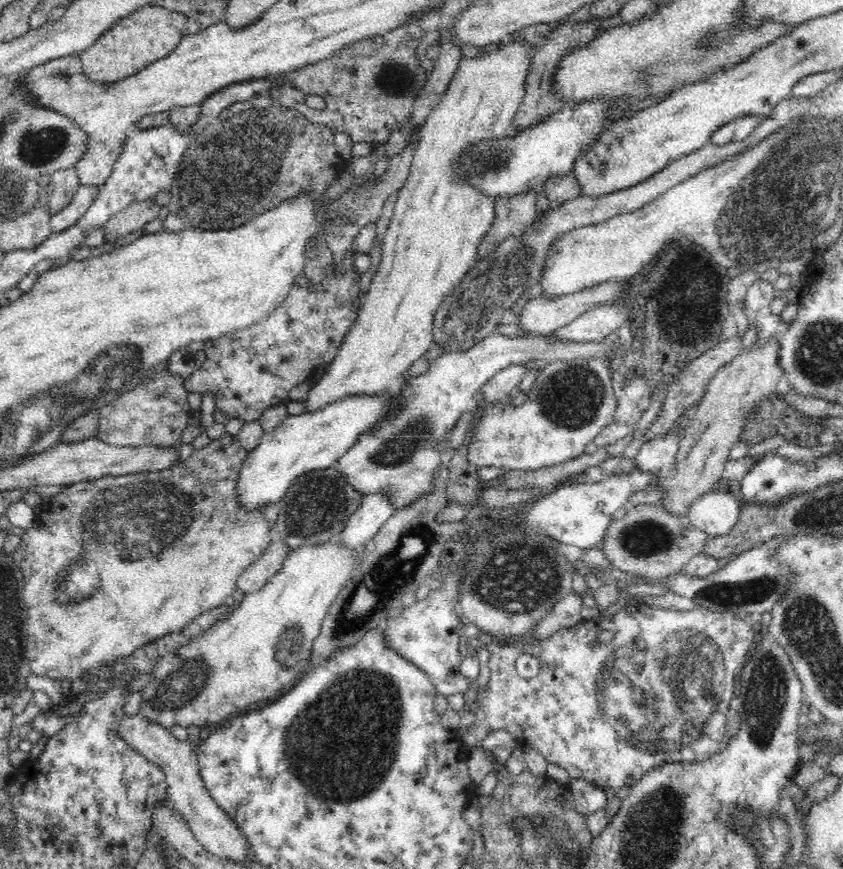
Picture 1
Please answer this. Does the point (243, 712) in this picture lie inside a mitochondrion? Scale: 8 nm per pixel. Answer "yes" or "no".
no

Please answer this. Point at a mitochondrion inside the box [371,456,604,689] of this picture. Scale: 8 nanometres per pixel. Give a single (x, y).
(516, 577)

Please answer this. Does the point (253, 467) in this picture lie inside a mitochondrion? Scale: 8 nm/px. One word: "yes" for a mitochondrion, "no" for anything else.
no

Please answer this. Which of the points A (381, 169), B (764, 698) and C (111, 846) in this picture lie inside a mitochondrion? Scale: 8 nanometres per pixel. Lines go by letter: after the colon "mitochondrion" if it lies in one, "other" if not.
A: other
B: mitochondrion
C: other

